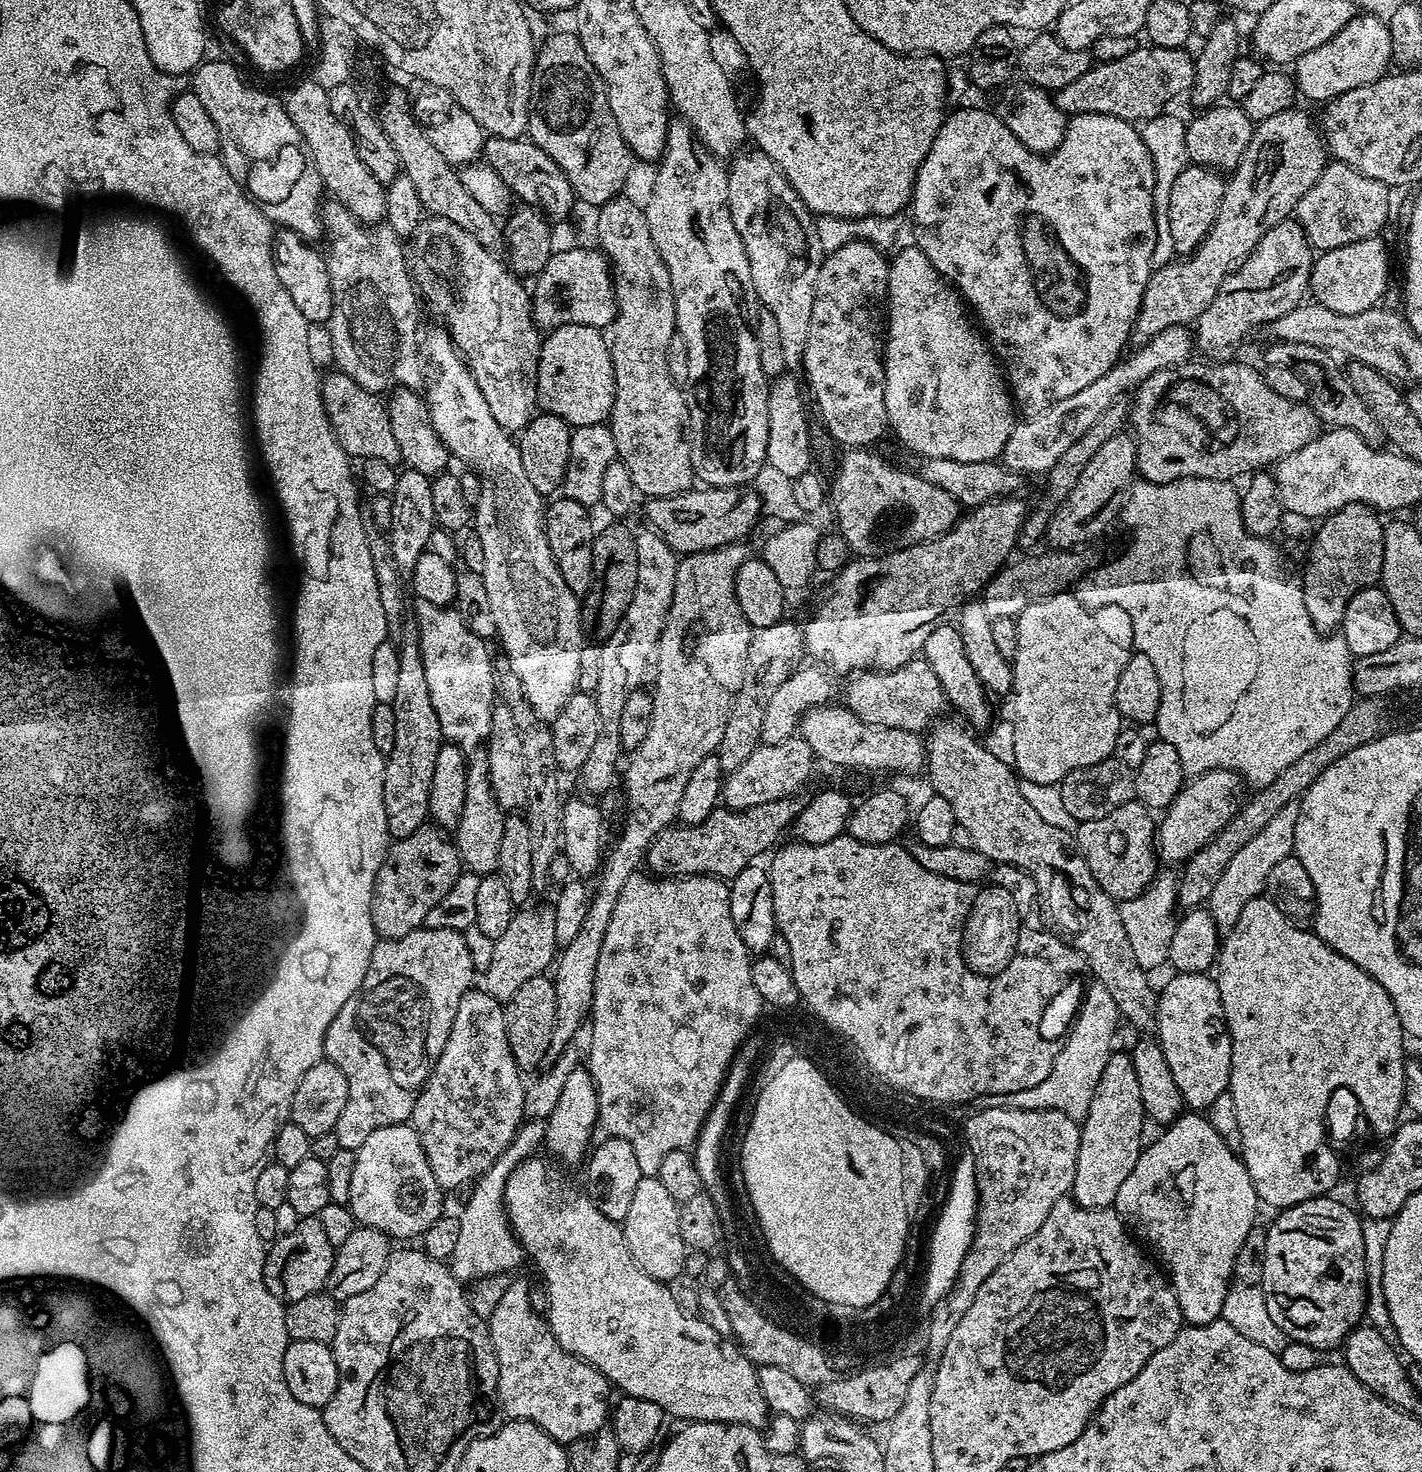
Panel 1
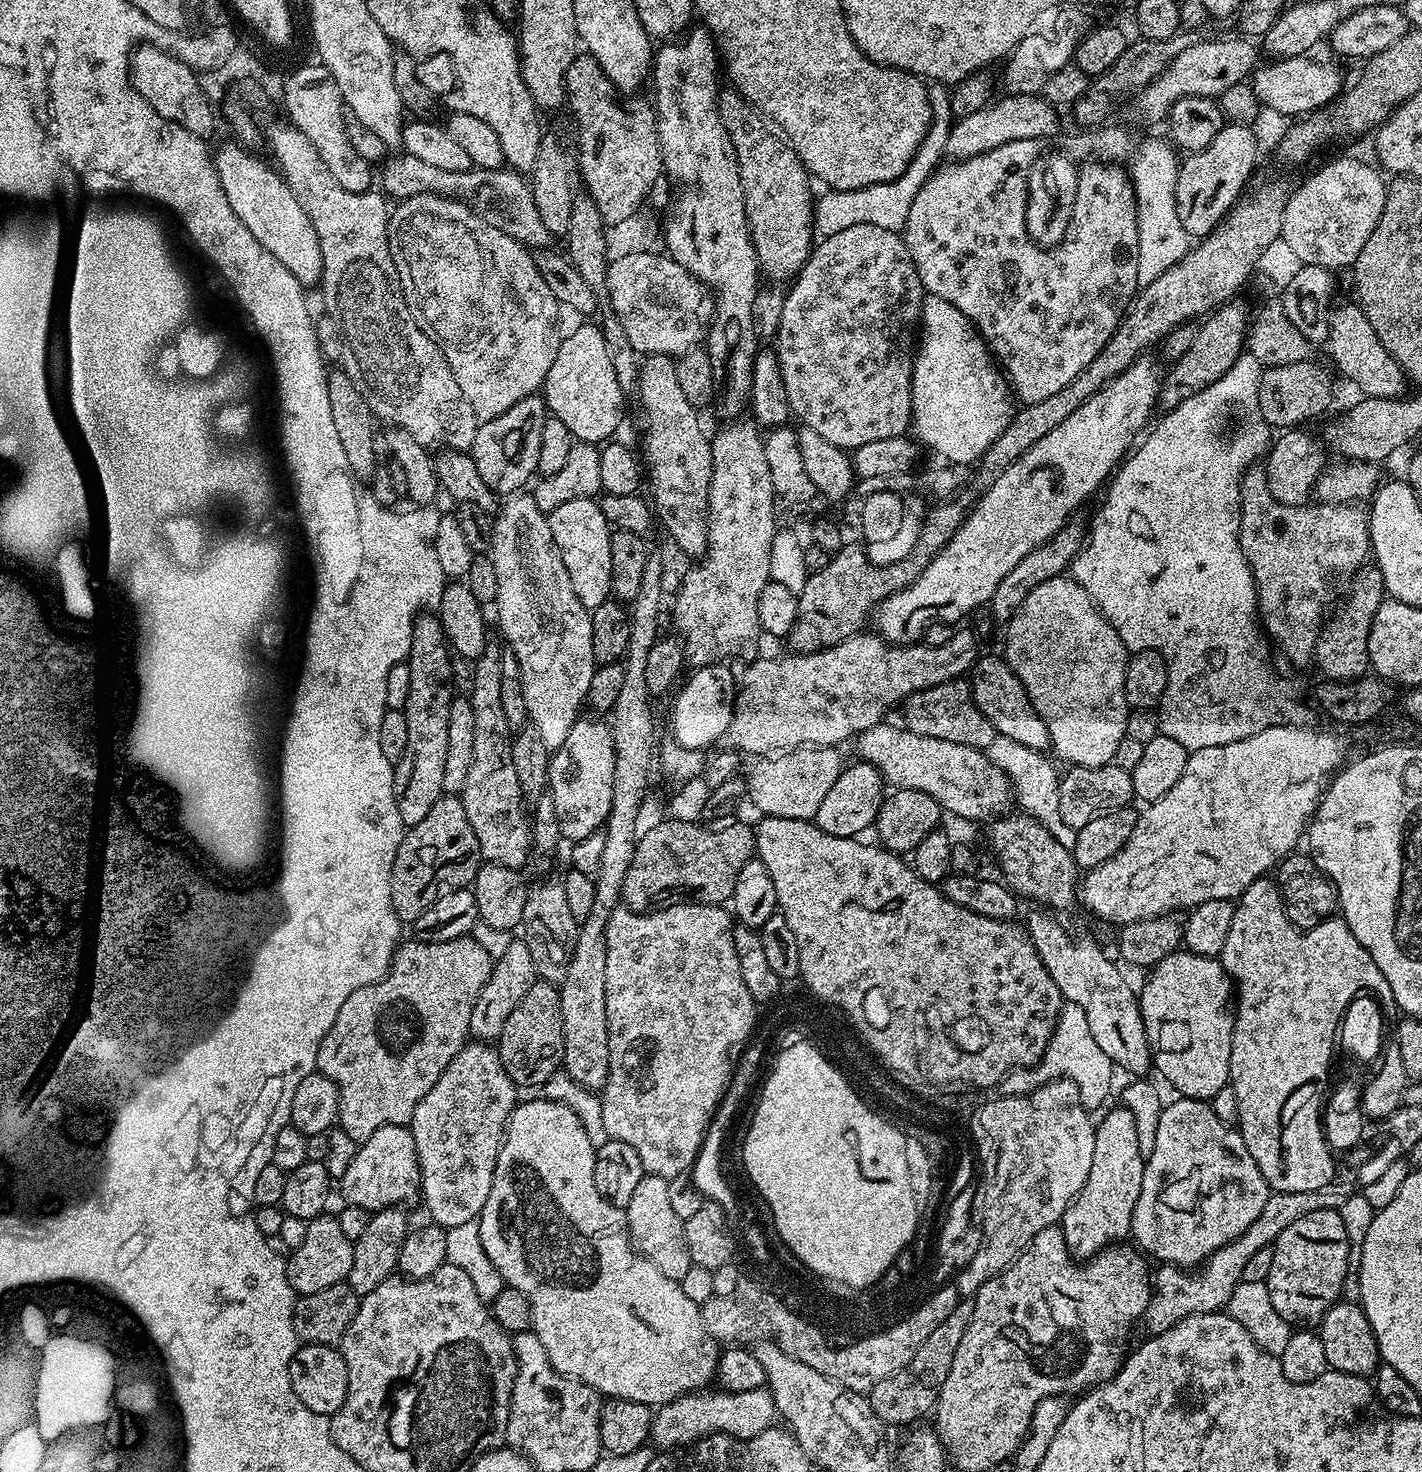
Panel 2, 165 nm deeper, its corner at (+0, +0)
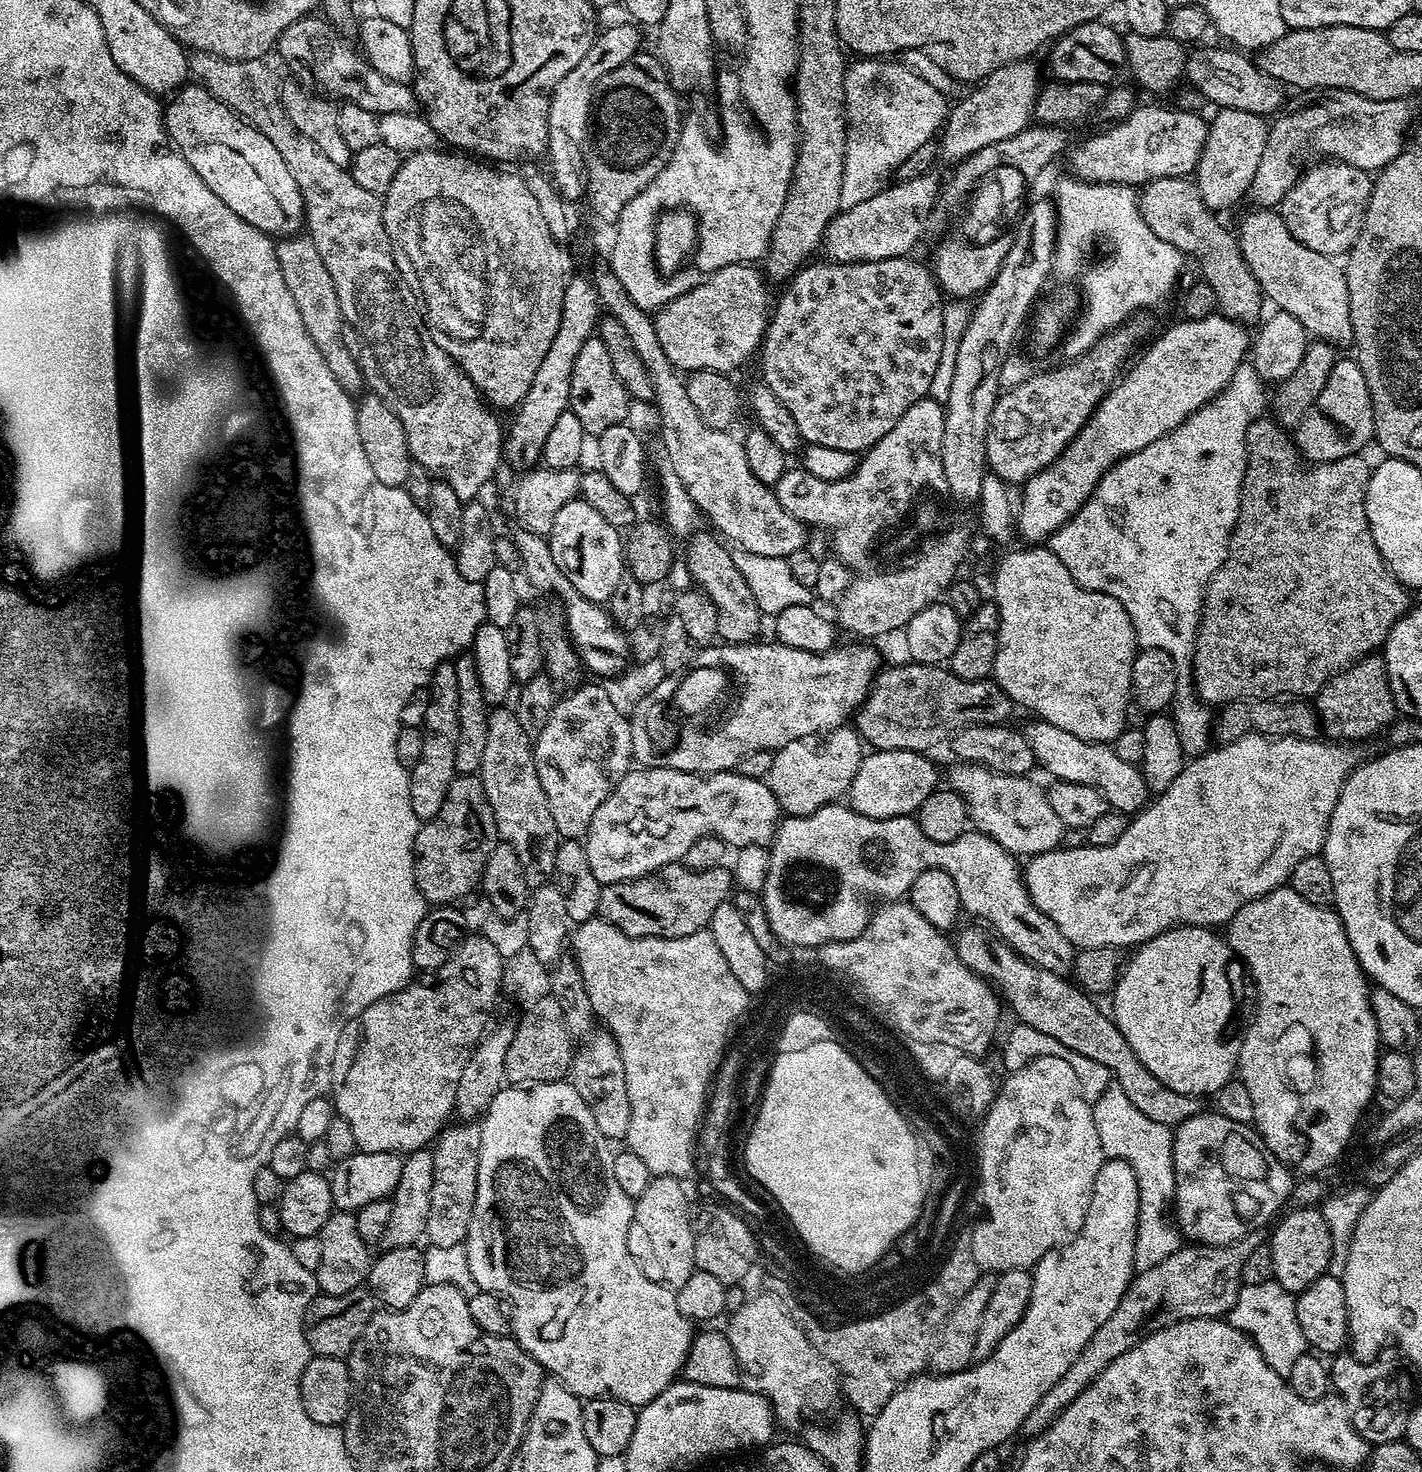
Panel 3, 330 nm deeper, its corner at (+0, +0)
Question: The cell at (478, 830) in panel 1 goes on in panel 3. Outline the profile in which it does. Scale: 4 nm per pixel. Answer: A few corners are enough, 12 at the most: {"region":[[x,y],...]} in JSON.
{"region":[[511,707],[489,711],[478,775],[529,889],[562,837]]}

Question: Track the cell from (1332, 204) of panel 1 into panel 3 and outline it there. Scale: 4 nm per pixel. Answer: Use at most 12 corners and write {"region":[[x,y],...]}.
{"region":[[1325,159],[1279,204],[1290,234],[1339,257],[1360,233],[1369,173]]}

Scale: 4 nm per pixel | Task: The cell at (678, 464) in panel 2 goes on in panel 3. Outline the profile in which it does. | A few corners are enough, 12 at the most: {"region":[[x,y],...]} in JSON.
{"region":[[719,535],[689,542],[688,572],[714,602],[726,644],[759,637],[754,600]]}

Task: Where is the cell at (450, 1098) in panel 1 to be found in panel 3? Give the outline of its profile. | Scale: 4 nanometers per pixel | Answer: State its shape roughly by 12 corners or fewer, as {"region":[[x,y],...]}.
{"region":[[449,1123],[430,1151],[424,1236],[458,1246],[478,1190],[479,1123]]}

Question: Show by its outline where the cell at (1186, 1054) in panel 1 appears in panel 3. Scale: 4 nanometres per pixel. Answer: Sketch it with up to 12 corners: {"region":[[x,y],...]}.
{"region":[[1182,924],[1127,957],[1110,1015],[1170,1090],[1237,1075],[1230,949]]}

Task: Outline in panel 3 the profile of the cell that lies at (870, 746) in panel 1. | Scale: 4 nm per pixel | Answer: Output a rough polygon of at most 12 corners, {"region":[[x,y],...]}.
{"region":[[953,763],[971,827],[1017,858],[1061,847],[1048,793],[1028,776]]}

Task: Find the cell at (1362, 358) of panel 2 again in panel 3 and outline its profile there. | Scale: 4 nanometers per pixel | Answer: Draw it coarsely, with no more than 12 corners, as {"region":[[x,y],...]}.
{"region":[[1271,208],[1240,220],[1265,301],[1309,337],[1352,344],[1344,268]]}

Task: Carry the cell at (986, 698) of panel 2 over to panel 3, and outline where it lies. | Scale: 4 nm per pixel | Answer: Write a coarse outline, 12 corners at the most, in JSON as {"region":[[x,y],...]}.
{"region":[[1039,718],[1022,728],[1049,777],[1094,786],[1135,814],[1150,793],[1111,743],[1074,738]]}

